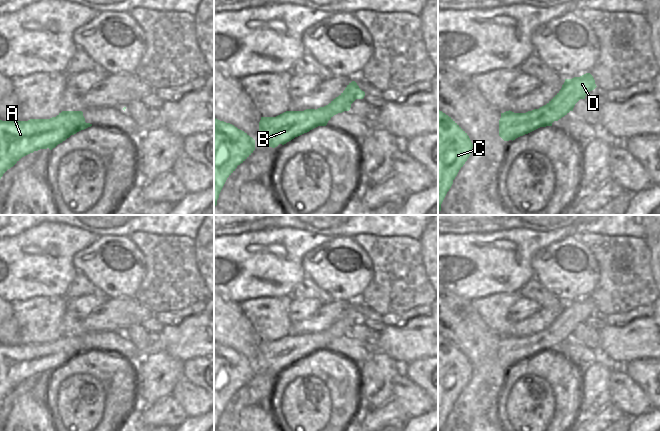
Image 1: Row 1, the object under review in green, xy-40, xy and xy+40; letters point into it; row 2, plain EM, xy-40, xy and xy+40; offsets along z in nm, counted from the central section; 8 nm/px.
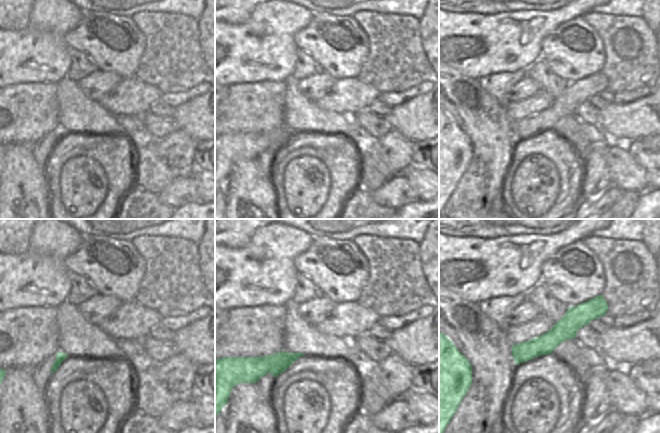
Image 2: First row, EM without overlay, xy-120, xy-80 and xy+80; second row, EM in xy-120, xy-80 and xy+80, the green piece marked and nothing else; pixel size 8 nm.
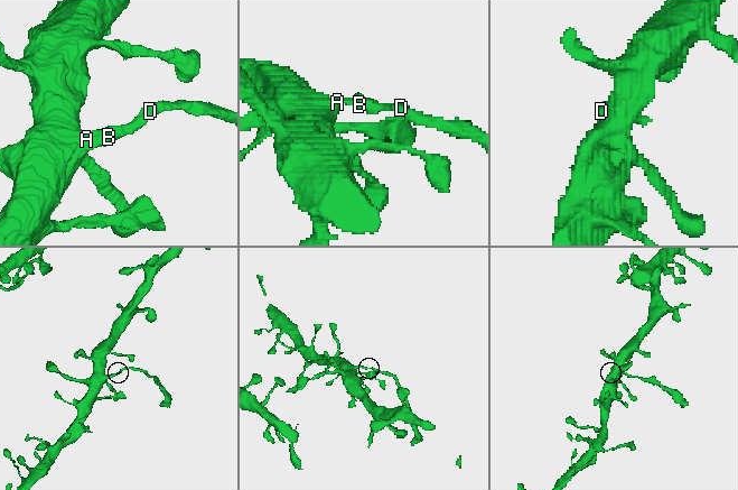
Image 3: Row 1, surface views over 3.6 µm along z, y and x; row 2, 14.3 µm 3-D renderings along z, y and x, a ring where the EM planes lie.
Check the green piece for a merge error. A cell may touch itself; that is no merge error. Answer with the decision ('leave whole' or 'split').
split

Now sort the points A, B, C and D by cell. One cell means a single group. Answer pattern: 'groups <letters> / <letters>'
groups A B C / D

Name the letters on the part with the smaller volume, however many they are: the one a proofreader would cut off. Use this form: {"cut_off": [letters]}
{"cut_off": ["D"]}

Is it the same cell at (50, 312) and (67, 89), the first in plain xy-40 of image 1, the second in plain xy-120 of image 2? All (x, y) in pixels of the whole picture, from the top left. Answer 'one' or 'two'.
two

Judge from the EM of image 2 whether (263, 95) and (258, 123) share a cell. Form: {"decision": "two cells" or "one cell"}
{"decision": "one cell"}

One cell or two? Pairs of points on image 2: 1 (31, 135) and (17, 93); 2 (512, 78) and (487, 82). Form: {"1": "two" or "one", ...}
{"1": "one", "2": "one"}

